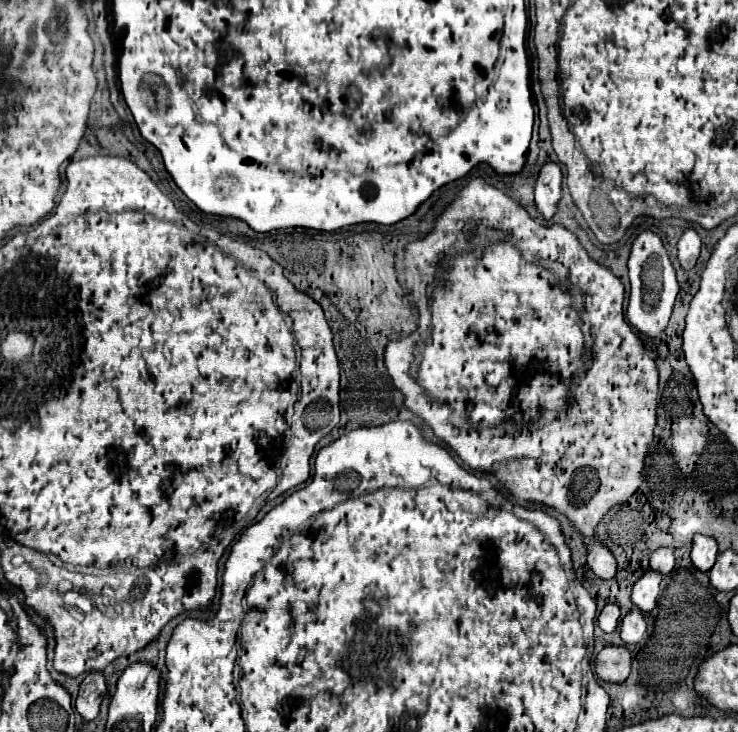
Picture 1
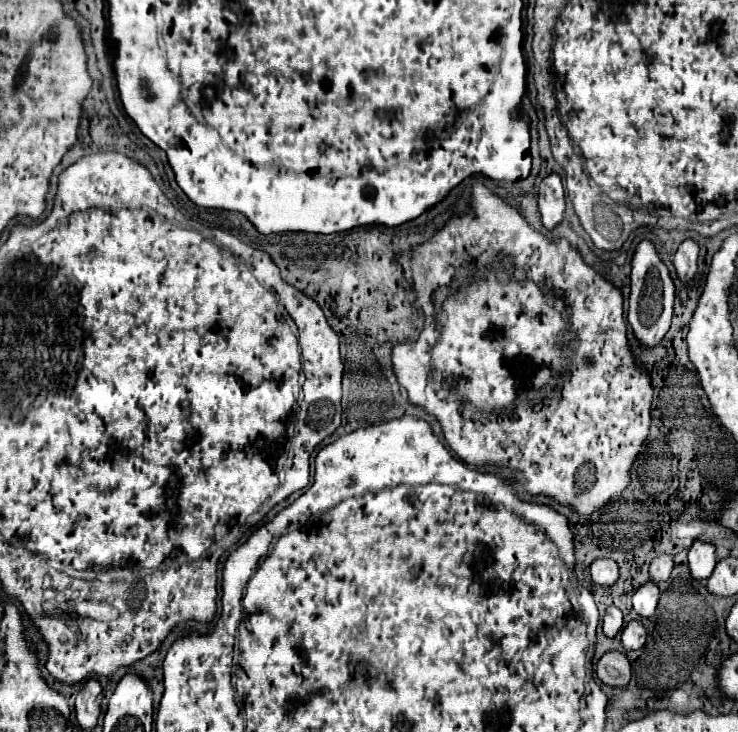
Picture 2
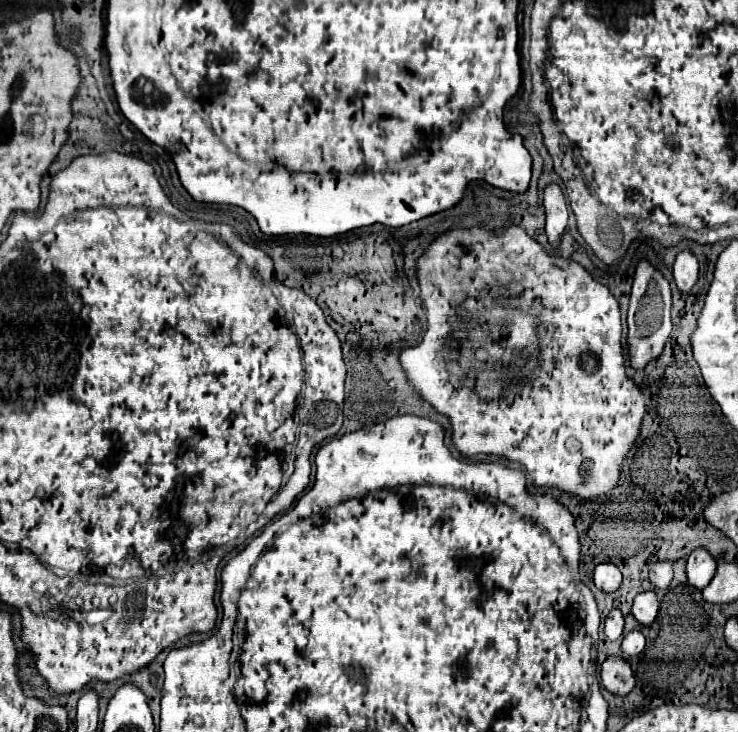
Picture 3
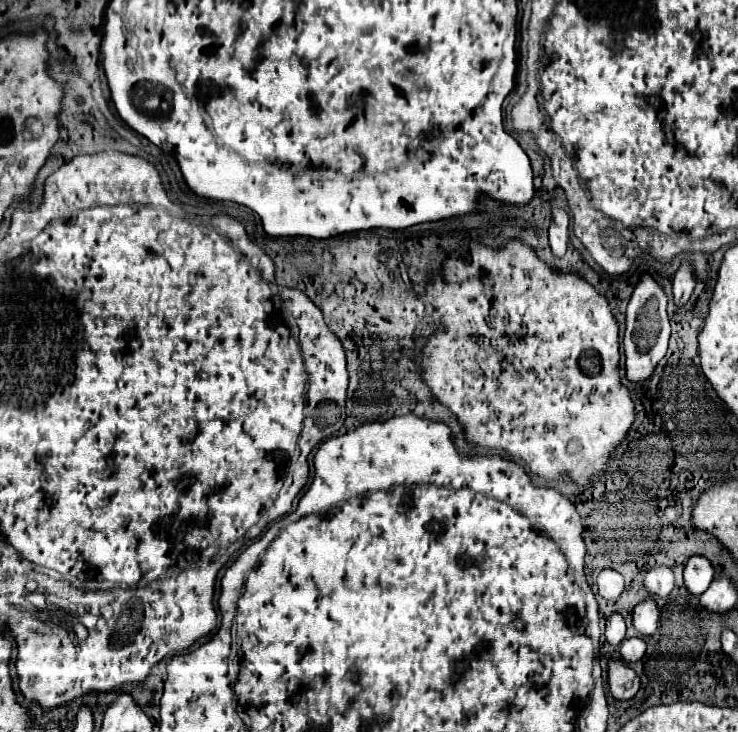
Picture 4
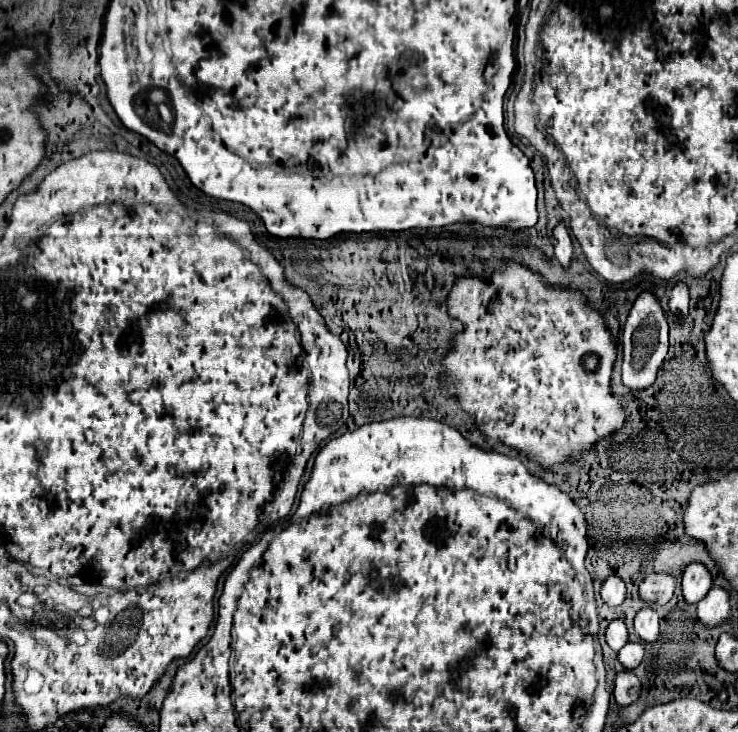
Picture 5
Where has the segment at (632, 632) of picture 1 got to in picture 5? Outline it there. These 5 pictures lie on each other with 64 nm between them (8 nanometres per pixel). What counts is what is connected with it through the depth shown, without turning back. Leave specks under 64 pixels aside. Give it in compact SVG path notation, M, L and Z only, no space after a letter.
M630 642L626 644L620 652L618 652L618 660L622 664L624 670L634 670L638 668L638 664L642 662L644 658L644 646L642 644L636 644L636 642Z

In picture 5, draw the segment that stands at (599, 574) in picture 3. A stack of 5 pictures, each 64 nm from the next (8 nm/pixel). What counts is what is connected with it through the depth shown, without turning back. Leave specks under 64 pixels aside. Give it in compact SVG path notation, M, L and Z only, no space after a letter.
M608 576L606 582L602 584L600 598L608 606L620 606L624 602L624 598L626 598L626 586L624 586L624 582L618 576Z

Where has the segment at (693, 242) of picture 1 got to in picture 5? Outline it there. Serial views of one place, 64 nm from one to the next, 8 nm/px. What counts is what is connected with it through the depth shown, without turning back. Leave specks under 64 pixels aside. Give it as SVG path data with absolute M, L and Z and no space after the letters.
M676 284L670 292L670 300L668 300L668 308L674 316L688 316L688 288L686 284Z

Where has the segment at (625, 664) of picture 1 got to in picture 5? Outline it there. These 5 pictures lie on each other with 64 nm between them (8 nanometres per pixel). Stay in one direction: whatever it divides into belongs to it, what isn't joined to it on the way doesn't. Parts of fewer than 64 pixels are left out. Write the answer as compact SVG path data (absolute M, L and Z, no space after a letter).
M618 672L614 680L614 700L618 706L630 706L640 696L640 680L634 672Z

